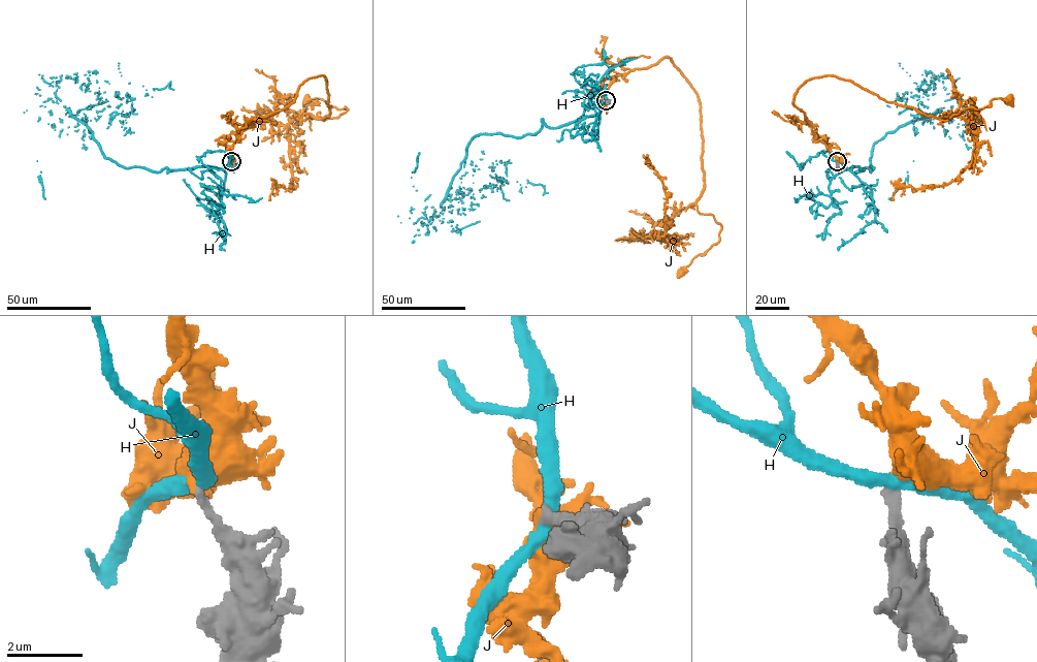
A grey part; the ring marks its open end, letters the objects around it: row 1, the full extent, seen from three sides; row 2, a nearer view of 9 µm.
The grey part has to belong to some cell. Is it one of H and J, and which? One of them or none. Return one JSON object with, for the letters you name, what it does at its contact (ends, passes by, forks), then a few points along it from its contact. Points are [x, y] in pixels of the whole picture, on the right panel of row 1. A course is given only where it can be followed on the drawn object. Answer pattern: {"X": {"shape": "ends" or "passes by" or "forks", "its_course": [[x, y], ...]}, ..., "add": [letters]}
{"J": {"shape": "ends", "its_course": [[836, 161], [794, 103], [814, 77], [848, 80], [942, 120], [994, 98], [1008, 100]]}, "add": ["J"]}

